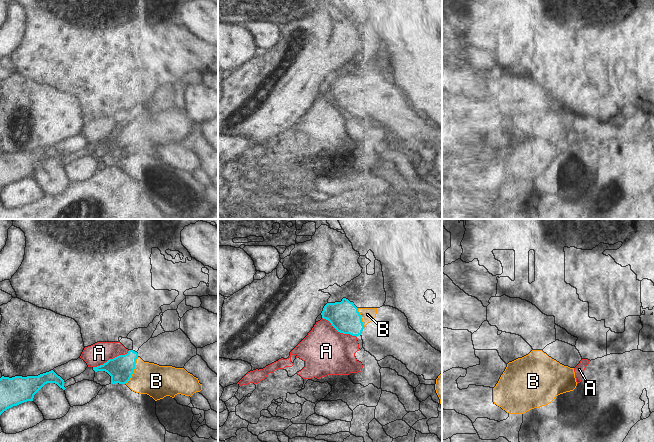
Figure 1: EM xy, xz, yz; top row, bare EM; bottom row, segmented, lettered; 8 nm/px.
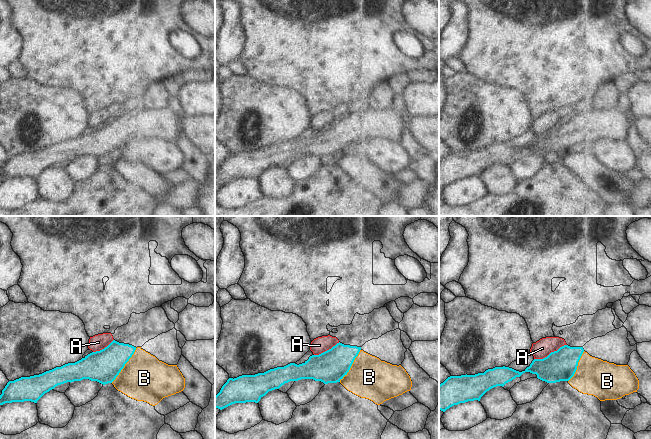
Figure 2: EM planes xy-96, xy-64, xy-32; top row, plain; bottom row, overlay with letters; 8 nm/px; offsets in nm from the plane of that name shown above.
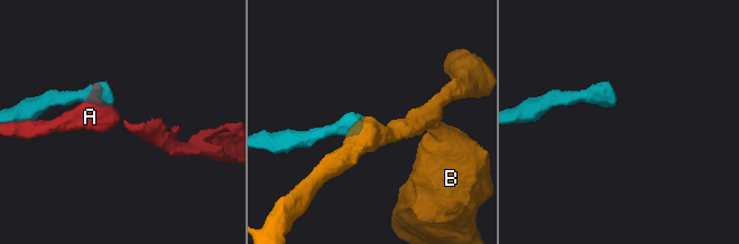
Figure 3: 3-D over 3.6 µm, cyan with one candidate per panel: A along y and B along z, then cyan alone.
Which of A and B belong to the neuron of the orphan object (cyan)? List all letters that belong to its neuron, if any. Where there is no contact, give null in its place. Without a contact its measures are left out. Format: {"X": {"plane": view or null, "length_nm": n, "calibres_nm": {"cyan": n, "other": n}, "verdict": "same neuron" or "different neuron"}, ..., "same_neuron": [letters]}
{"A": {"plane": "xy", "length_nm": 320, "calibres_nm": {"cyan": 200, "other": 180}, "verdict": "different neuron"}, "B": {"plane": "xy", "length_nm": 240, "calibres_nm": {"cyan": 200, "other": 260}, "verdict": "different neuron"}, "same_neuron": []}

